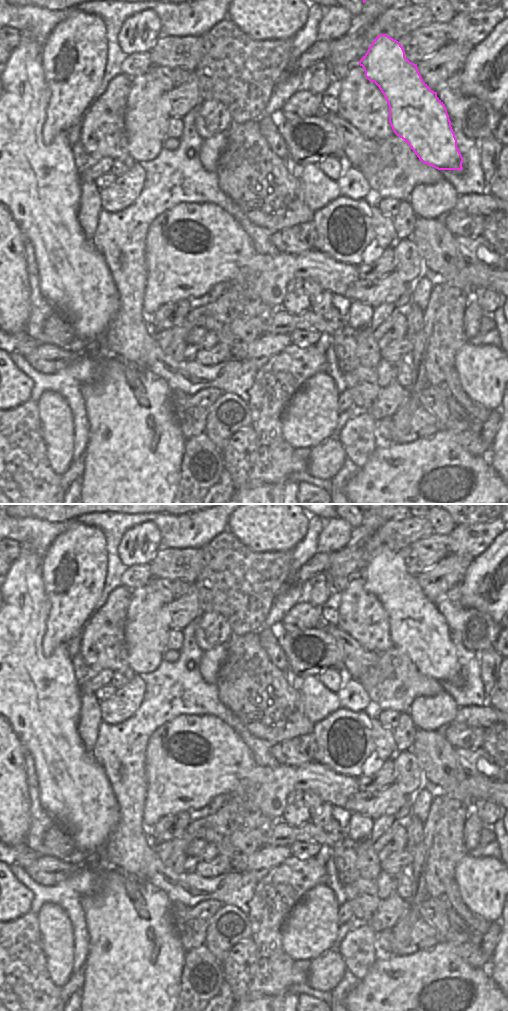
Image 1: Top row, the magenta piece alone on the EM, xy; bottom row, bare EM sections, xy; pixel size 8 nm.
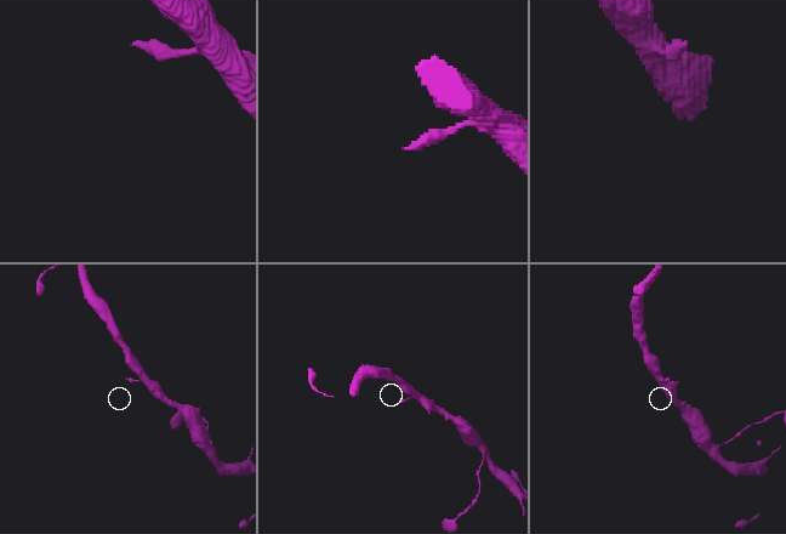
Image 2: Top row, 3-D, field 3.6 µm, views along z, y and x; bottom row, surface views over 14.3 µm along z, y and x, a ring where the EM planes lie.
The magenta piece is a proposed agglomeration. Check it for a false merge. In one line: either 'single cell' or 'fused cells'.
single cell

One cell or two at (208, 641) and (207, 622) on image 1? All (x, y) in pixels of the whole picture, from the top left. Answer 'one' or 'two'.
one

